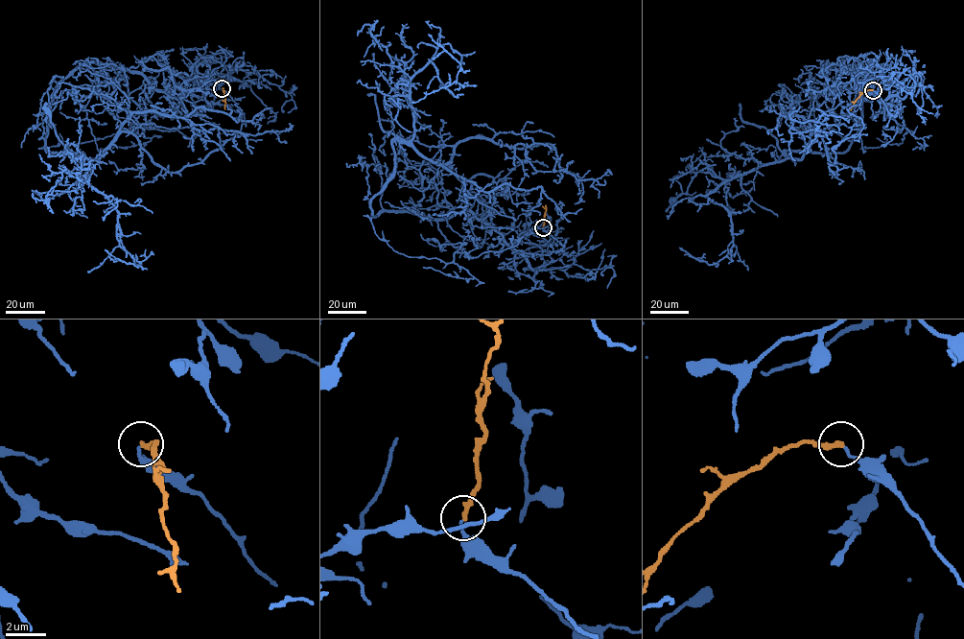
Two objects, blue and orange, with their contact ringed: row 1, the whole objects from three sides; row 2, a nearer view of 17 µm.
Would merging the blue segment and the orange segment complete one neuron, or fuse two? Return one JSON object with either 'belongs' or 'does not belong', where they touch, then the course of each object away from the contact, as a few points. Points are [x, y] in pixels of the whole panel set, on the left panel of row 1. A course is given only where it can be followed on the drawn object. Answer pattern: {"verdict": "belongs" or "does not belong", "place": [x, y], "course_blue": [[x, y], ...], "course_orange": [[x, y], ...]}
{"verdict": "does not belong", "place": [222, 88], "course_blue": [[222, 88], [243, 113], [118, 75], [109, 101], [125, 122], [85, 181], [138, 267], [105, 249]], "course_orange": [[222, 88], [224, 109]]}

